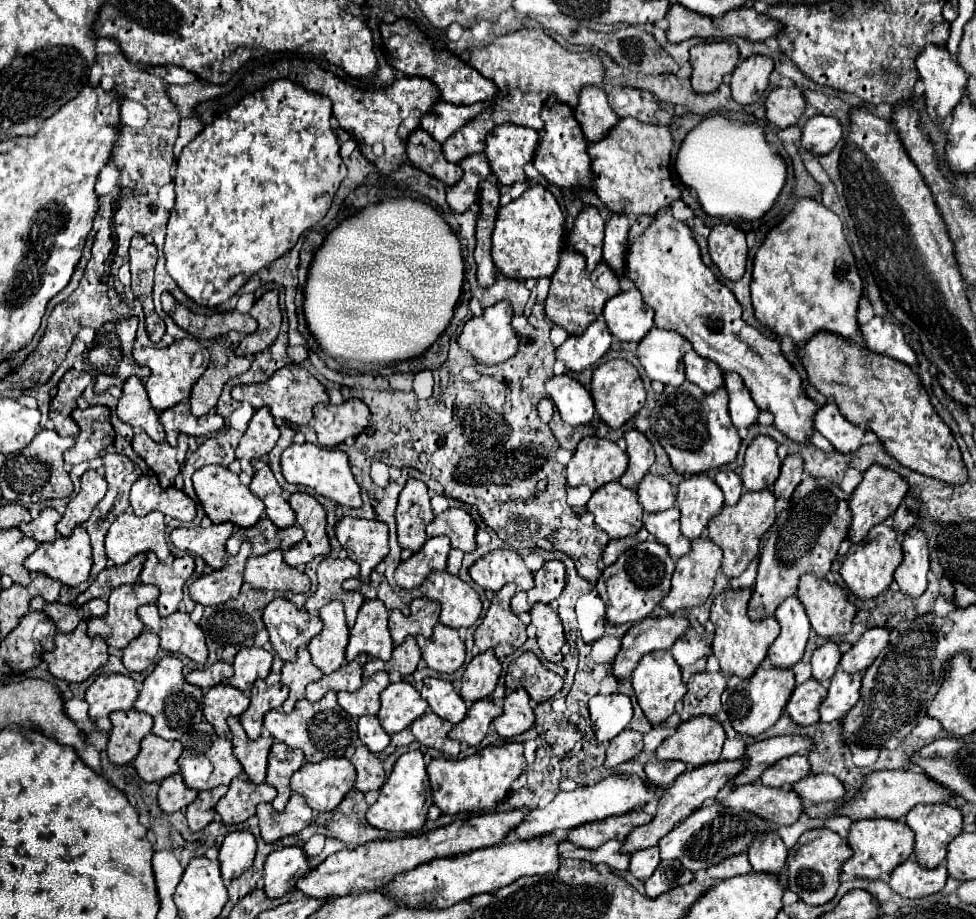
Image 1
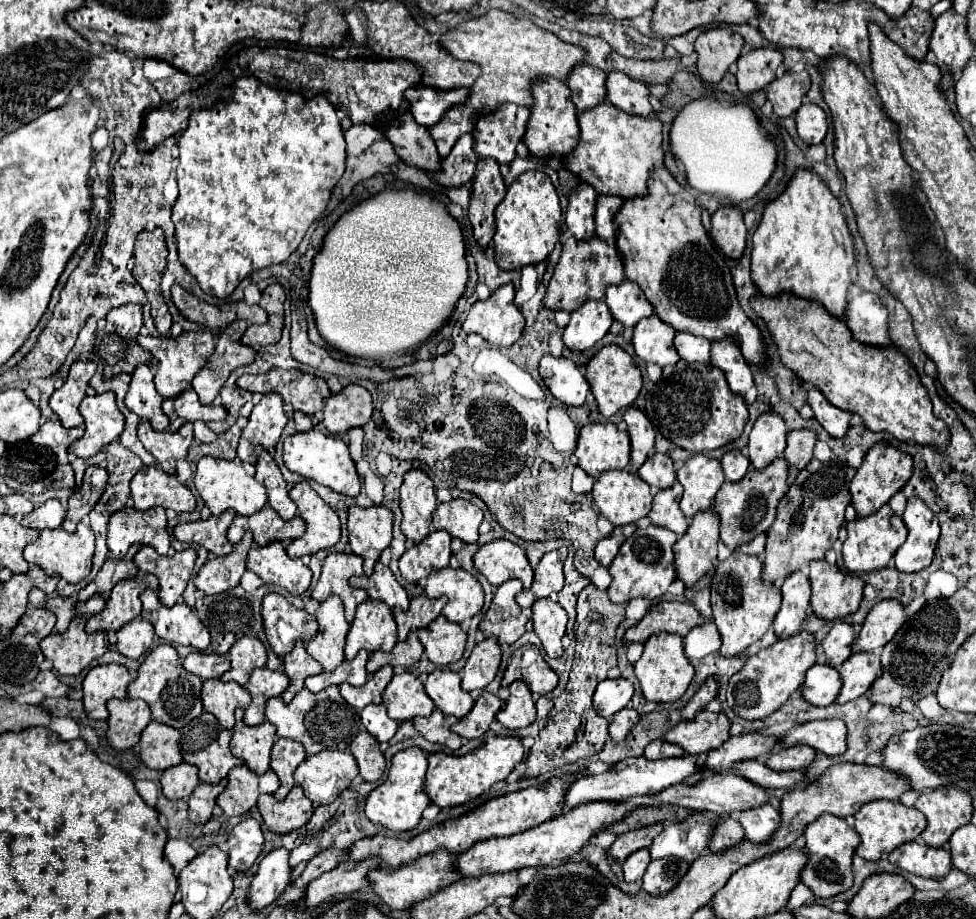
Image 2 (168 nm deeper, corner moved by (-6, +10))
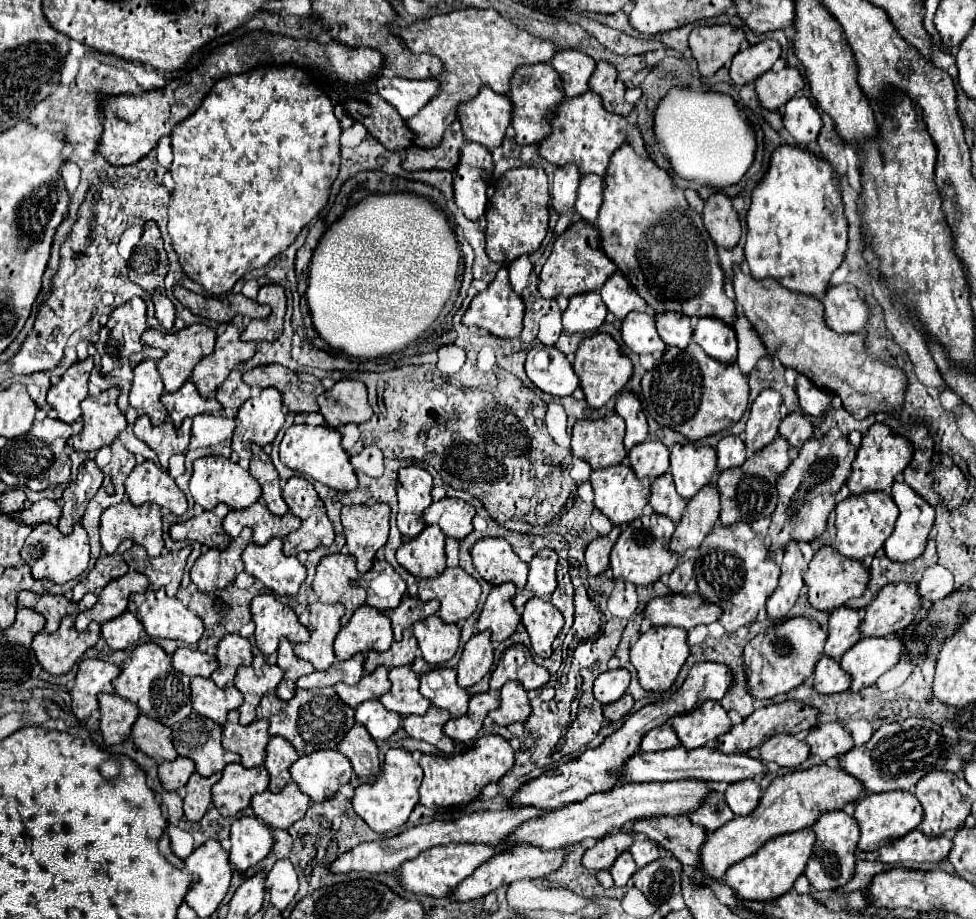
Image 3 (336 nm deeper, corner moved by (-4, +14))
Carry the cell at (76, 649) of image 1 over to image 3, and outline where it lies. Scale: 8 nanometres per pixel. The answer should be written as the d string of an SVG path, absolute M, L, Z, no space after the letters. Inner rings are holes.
M65 616L57 632L39 632L33 638L33 650L43 670L61 676L67 674L75 662L97 644L99 638L101 626L97 622L91 622L85 632L77 632L75 616Z

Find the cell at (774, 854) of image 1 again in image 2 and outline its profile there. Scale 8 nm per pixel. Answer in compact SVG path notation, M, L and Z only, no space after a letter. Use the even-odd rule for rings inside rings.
M763 804L761 808L739 812L739 822L745 828L745 836L753 844L763 844L771 838L771 834L779 828L779 812L771 804Z

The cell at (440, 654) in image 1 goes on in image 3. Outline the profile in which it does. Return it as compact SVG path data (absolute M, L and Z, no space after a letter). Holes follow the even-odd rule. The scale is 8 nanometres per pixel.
M437 614L417 622L413 626L413 634L417 638L423 658L433 666L451 660L461 640L459 626L443 622Z

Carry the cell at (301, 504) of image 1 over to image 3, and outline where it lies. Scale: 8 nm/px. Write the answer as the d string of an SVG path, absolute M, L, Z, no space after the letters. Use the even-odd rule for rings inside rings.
M301 476L289 478L283 486L283 500L287 502L289 510L301 518L301 528L283 540L283 552L287 556L333 544L333 524L329 522L325 506L311 482Z

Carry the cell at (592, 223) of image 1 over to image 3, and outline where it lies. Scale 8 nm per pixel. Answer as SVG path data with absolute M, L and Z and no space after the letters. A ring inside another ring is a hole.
M561 166L555 172L553 188L551 188L551 202L557 214L573 212L575 210L575 198L579 190L581 174L577 166Z

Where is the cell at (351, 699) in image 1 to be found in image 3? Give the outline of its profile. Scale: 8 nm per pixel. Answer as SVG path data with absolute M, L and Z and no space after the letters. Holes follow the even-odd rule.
M379 666L375 672L371 674L365 674L361 678L361 682L349 686L349 684L343 684L339 682L335 686L335 692L339 694L339 698L349 704L351 708L357 708L361 702L365 700L371 700L371 698L379 698L383 696L387 690L389 690L389 678L387 678L387 668L385 666Z

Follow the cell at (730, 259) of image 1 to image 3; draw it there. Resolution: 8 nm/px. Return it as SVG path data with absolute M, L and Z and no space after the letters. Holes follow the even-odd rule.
M715 192L705 202L703 222L713 238L713 242L721 248L735 248L741 238L741 222L731 204L731 198L725 192Z

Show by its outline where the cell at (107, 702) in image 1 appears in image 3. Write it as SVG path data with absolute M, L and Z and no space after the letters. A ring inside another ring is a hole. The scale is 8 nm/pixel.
M83 660L75 676L75 688L71 690L73 714L77 718L89 718L99 710L97 696L101 692L115 692L113 680L119 678L121 668L103 660Z

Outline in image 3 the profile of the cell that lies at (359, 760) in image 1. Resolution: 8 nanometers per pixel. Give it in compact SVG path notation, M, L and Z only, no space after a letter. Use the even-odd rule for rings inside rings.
M355 724L341 744L337 746L341 754L345 754L351 760L351 766L357 776L375 776L379 772L379 756L377 756L377 744L373 742L371 734L361 726Z

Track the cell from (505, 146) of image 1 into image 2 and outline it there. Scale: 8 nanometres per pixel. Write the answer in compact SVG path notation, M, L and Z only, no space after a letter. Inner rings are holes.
M501 104L499 108L495 108L493 112L481 116L473 128L473 150L479 156L489 156L495 158L499 164L509 164L517 154L515 154L515 146L521 142L525 128L527 128L527 120L529 120L529 108L517 106L517 104Z

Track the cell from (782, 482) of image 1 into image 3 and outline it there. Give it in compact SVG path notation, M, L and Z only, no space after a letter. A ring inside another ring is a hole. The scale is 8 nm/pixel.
M787 414L779 426L779 436L785 438L789 442L789 446L793 448L801 448L807 440L813 438L813 424L809 422L809 418L805 414Z

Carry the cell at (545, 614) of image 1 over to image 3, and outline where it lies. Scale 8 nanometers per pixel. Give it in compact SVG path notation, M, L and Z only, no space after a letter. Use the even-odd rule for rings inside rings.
M531 598L525 604L523 624L531 638L533 652L539 658L547 658L553 652L553 640L563 630L561 612L547 598Z

